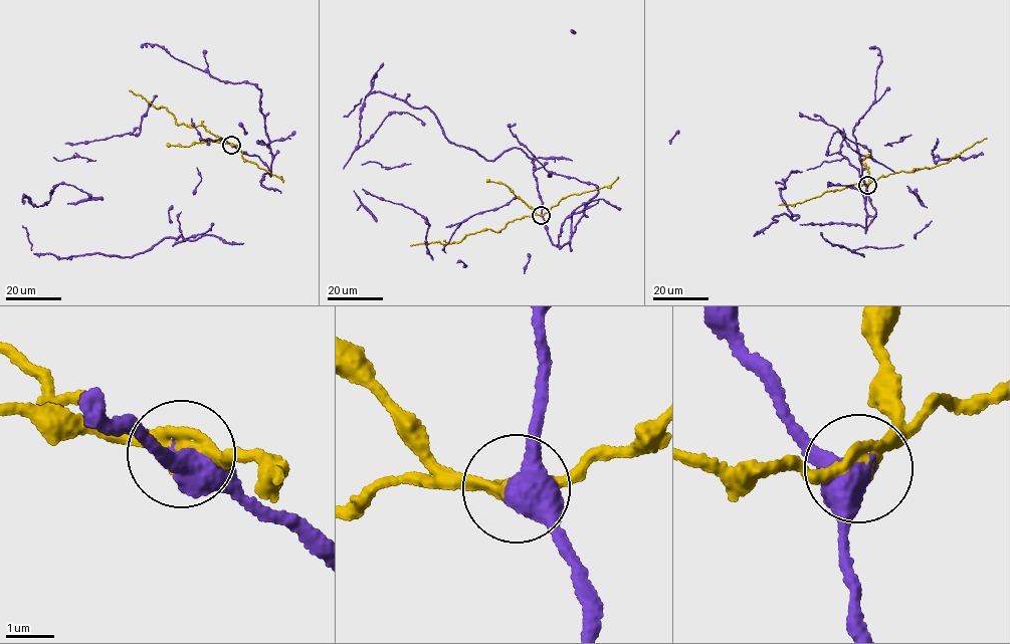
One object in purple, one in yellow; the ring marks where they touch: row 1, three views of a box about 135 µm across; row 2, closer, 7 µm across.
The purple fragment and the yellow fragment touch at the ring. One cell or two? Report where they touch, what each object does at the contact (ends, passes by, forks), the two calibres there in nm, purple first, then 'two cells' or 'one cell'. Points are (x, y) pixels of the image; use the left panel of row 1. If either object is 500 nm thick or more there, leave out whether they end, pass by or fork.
(231, 145) | 600/280 nm | two cells

